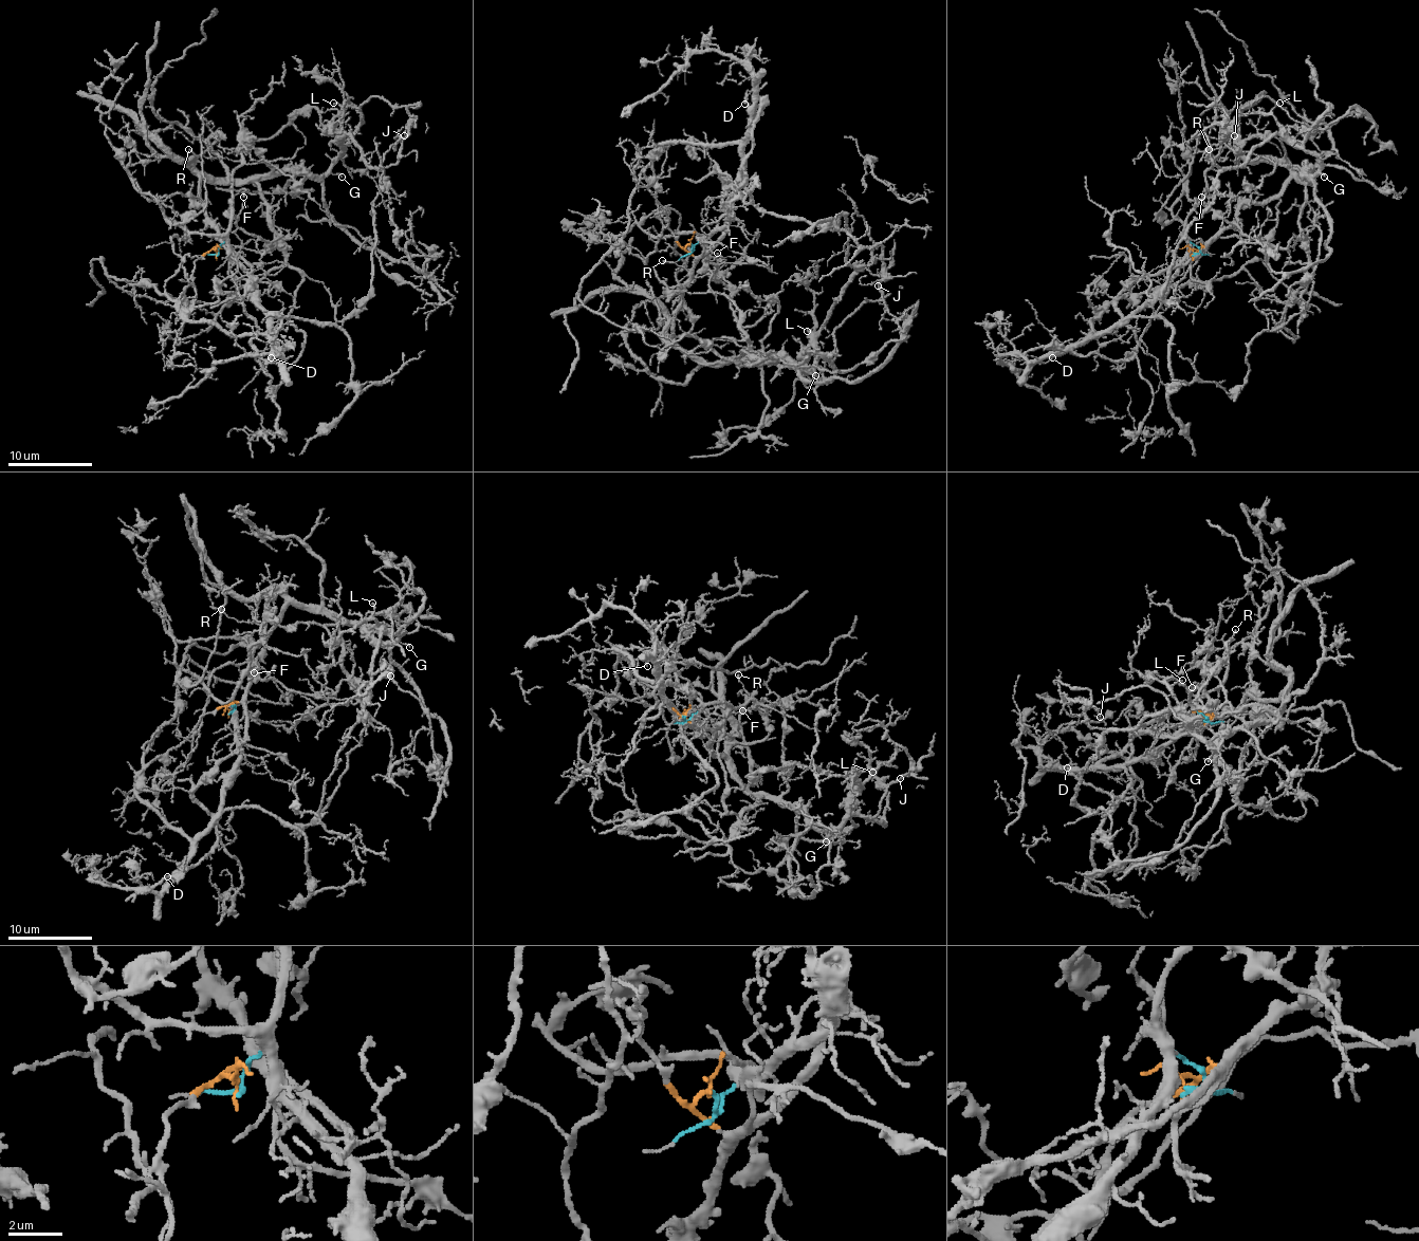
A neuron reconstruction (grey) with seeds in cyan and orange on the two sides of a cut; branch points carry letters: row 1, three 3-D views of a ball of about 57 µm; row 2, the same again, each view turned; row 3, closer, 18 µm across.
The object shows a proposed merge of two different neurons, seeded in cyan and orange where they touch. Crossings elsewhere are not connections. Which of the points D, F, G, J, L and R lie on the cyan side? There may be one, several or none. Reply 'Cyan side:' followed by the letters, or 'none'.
Cyan side: D, F, R

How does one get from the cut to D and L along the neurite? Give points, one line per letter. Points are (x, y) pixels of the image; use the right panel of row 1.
D: (1193, 254), (1199, 249), (1191, 243), (1189, 256), (1169, 280), (1109, 329), (1039, 360), (1052, 358)
L: (1193, 254), (1248, 201), (1318, 171), (1318, 159), (1273, 116), (1279, 104)

